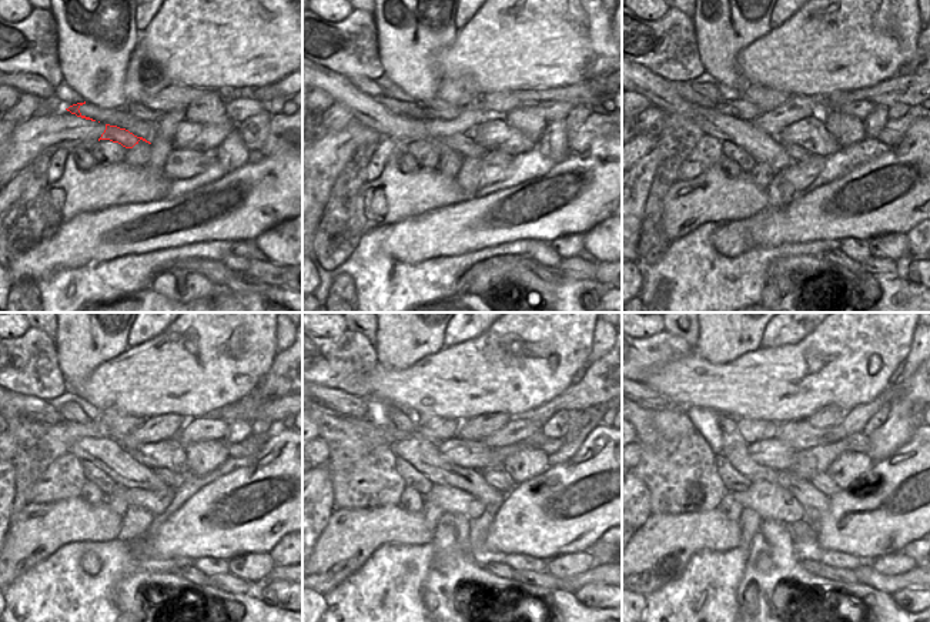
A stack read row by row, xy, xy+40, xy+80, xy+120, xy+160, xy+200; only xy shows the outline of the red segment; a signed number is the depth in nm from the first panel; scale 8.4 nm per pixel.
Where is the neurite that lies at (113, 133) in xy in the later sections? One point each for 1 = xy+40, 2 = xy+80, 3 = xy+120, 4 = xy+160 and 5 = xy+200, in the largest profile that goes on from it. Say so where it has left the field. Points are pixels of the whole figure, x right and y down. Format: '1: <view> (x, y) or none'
1: xy+40 (460, 143)
2: xy+80 (798, 153)
3: xy+120 (173, 480)
4: xy+160 (501, 480)
5: xy+200 (823, 482)

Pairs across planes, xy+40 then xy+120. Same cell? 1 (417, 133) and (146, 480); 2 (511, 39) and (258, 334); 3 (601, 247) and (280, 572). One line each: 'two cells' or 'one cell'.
1: two cells
2: one cell
3: two cells

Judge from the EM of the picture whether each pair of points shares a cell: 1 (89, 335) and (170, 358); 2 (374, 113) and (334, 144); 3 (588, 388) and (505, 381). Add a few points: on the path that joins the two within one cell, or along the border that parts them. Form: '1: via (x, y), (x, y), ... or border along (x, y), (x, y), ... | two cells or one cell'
1: border along (129, 348), (106, 360), (99, 367) | two cells
2: border along (395, 114), (387, 131), (368, 126), (354, 116) | two cells
3: border along (574, 383), (541, 405) | two cells

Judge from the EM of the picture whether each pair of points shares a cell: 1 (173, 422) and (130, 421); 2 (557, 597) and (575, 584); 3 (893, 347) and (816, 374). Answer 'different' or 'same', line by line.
1: different
2: different
3: same

